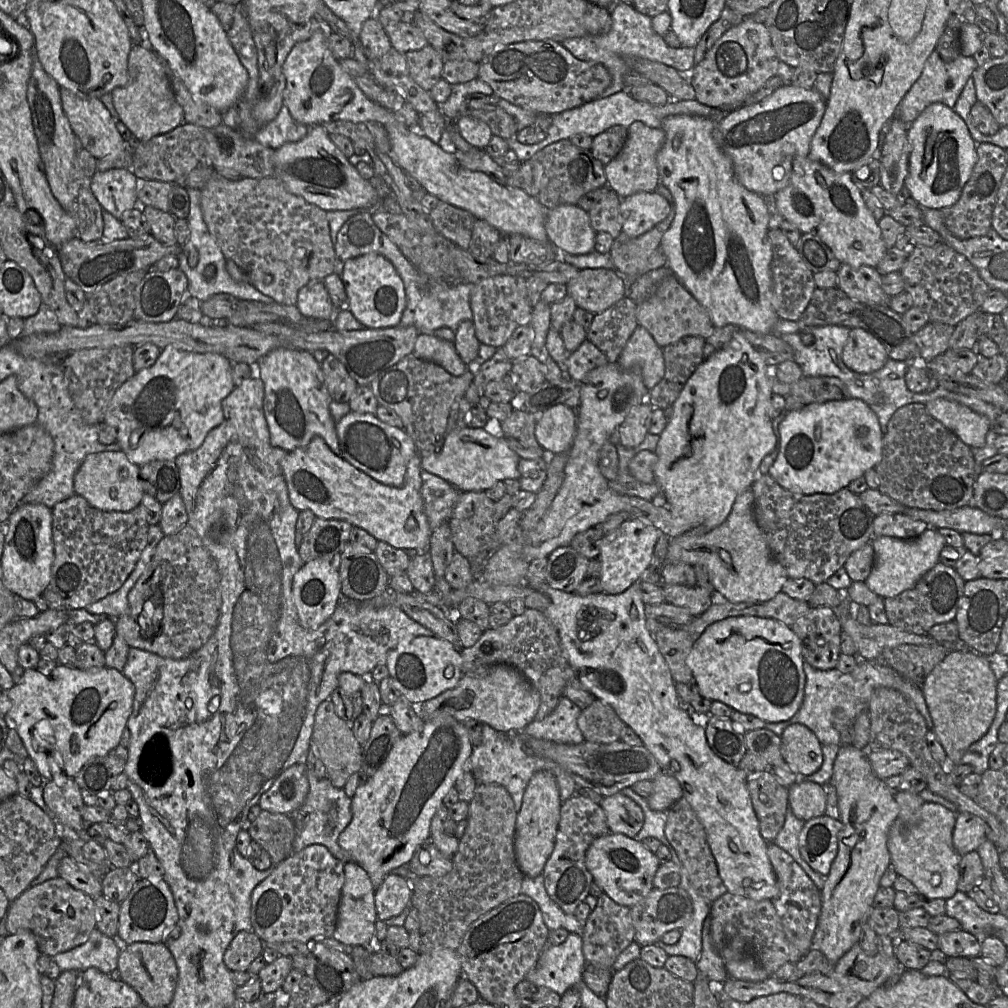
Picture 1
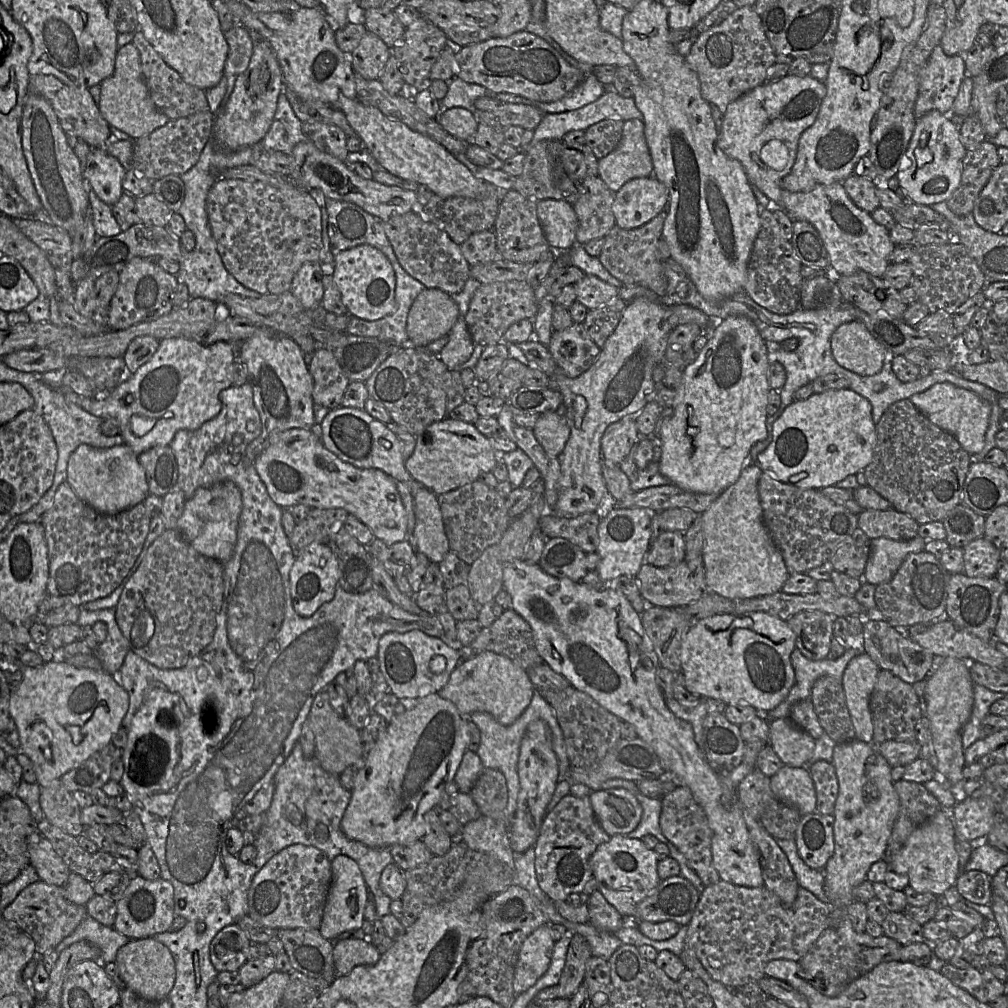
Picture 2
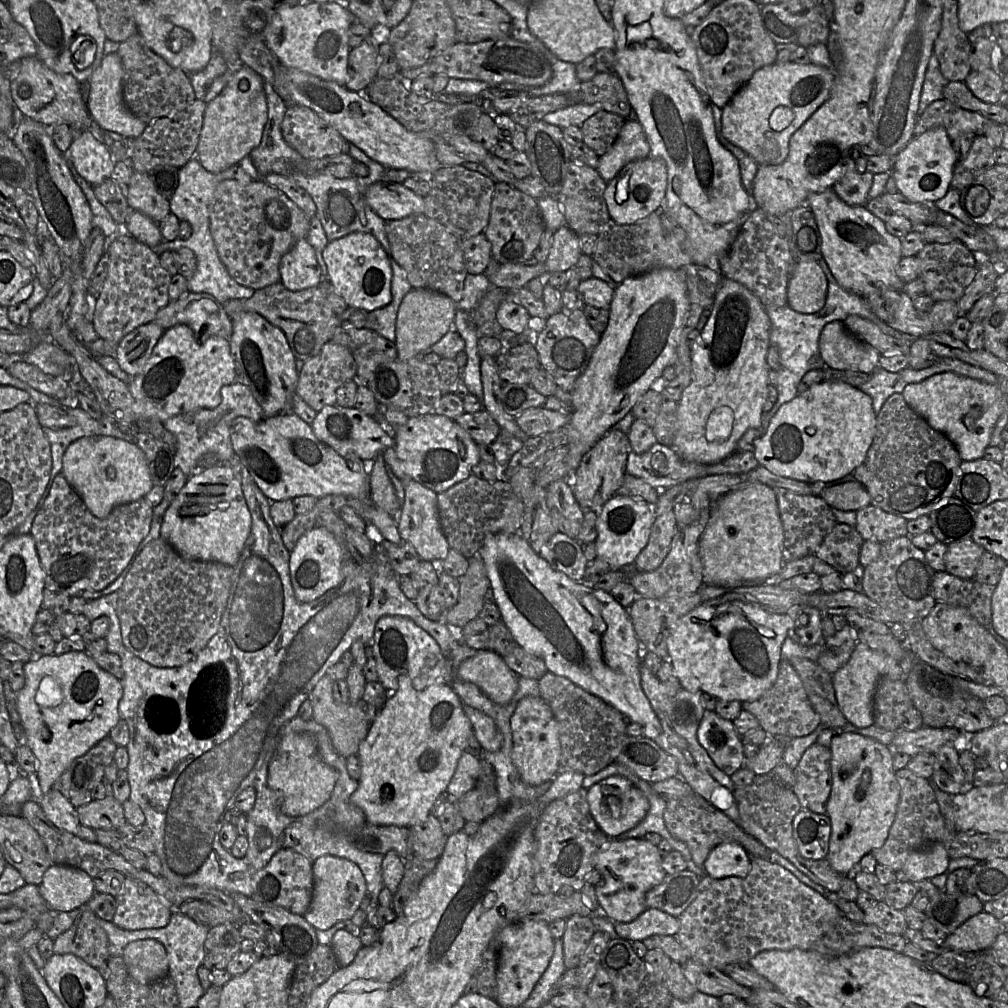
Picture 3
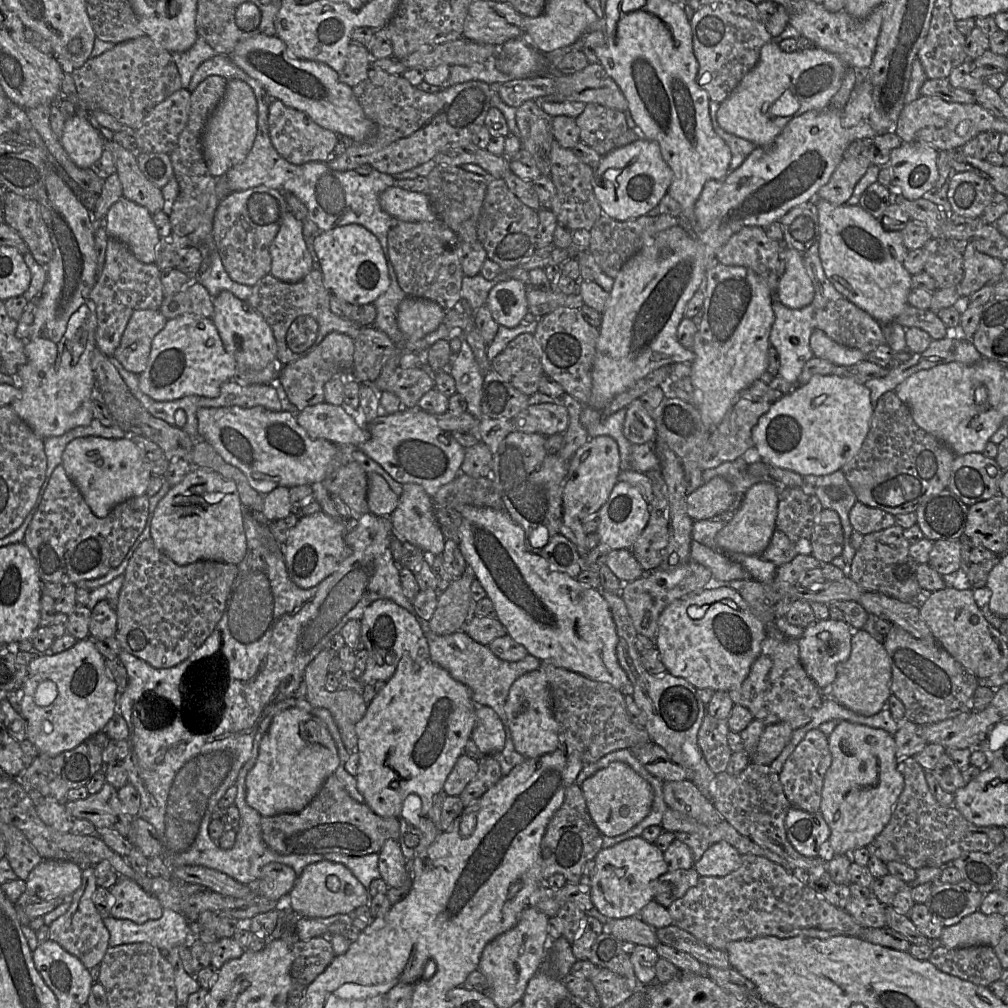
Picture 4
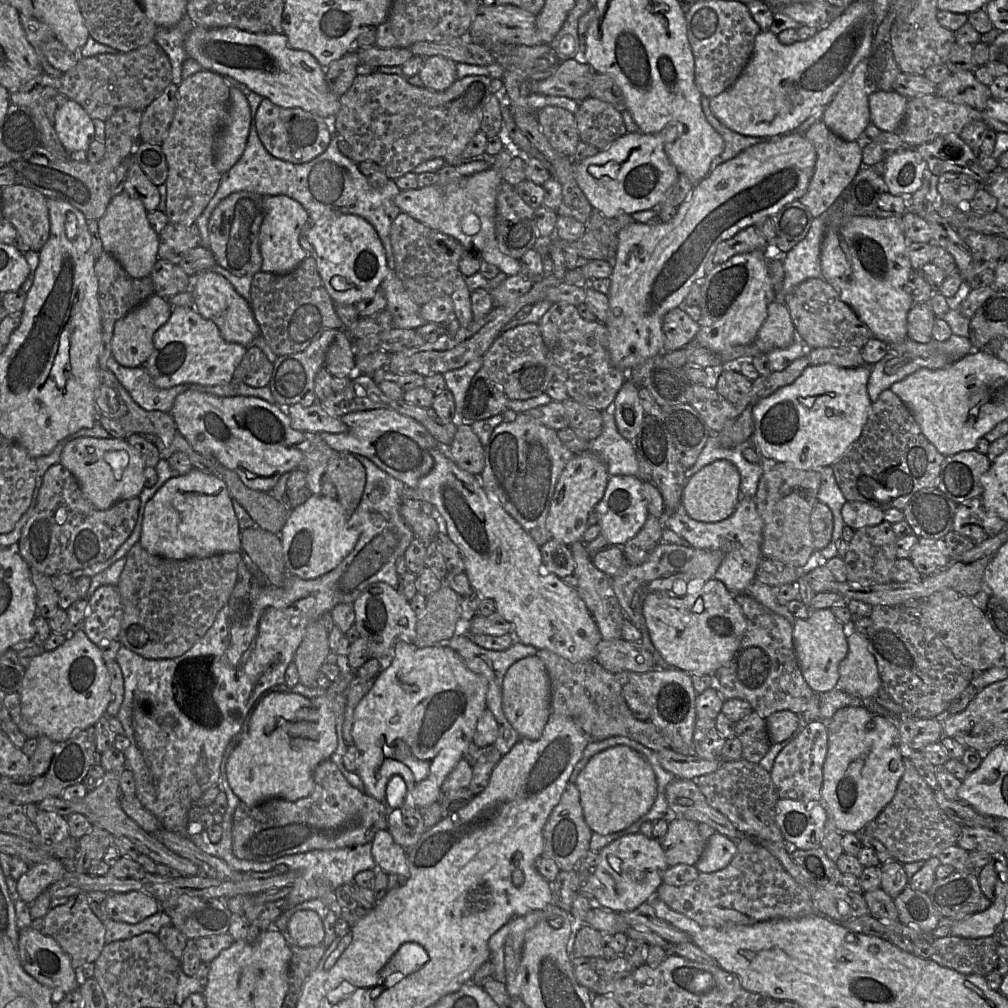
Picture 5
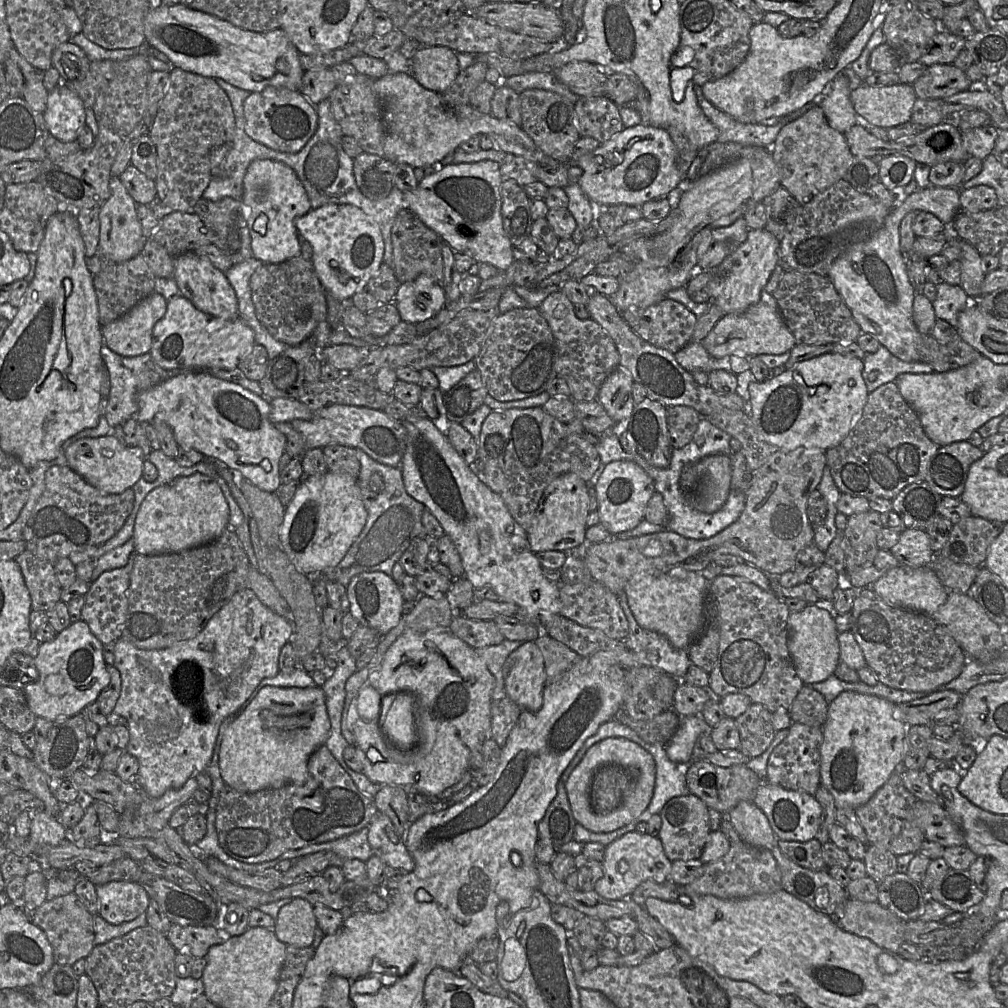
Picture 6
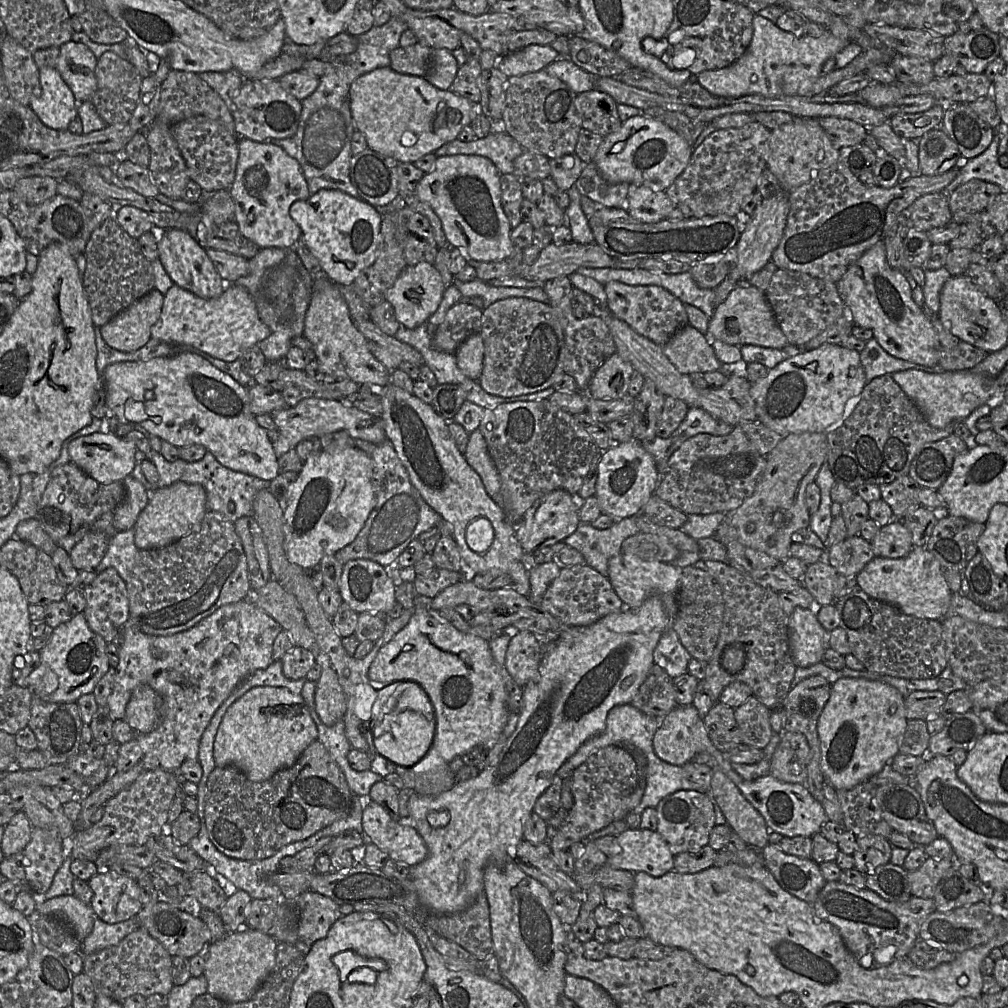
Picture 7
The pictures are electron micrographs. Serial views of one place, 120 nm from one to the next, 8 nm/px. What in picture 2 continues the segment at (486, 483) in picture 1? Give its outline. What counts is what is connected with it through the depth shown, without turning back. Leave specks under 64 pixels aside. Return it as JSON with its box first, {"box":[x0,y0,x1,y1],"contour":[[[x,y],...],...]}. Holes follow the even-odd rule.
{"box":[405,417,498,495],"contour":[[[446,417],[432,423],[416,437],[415,449],[405,460],[405,468],[413,479],[440,495],[472,483],[486,472],[492,472],[498,457],[498,452],[473,424]]]}

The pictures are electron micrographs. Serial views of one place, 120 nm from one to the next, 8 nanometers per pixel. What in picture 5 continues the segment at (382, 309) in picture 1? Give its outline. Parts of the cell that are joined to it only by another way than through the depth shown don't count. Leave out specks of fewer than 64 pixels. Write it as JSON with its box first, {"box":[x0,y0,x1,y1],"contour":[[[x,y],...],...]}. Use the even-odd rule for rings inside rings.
{"box":[307,214,387,305],"contour":[[[341,214],[312,223],[307,231],[307,239],[313,247],[314,259],[319,276],[336,305],[355,305],[372,297],[380,288],[387,273],[385,251],[373,226],[360,216]]]}

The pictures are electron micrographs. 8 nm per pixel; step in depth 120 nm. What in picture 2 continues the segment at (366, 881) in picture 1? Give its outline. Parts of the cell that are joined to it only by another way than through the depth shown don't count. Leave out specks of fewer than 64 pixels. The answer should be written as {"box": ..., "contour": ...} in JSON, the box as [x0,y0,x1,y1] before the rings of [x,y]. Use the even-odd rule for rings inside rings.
{"box":[319,855,369,940],"contour":[[[337,855],[331,860],[331,870],[331,886],[319,927],[321,935],[328,940],[336,938],[345,931],[361,929],[369,894],[362,871],[352,858],[346,855]]]}

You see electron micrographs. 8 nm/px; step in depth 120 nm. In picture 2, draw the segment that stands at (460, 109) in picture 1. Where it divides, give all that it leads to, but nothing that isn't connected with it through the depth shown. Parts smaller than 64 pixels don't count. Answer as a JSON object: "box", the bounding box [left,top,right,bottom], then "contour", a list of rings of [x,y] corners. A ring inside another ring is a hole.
{"box":[440,77,492,113],"contour":[[[455,77],[449,82],[449,90],[440,101],[444,109],[462,107],[475,113],[477,111],[474,105],[476,99],[483,96],[489,97],[491,94],[492,92],[482,85],[468,83]]]}

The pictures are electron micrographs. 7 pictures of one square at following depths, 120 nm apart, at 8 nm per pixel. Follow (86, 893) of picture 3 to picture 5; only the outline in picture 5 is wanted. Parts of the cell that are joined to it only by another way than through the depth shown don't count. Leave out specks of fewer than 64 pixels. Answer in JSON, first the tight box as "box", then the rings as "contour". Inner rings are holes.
{"box":[16,858,67,904],"contour":[[[57,858],[34,864],[16,880],[19,898],[31,904],[52,883],[61,879],[67,869],[67,866]]]}

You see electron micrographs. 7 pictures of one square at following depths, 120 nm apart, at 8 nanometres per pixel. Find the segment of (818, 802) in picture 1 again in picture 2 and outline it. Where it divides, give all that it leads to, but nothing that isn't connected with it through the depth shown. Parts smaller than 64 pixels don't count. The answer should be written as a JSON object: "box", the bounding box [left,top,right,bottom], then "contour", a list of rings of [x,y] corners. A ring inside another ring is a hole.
{"box":[770,765,816,816],"contour":[[[783,765],[770,777],[770,786],[780,802],[794,807],[802,816],[816,812],[815,785],[808,768]]]}

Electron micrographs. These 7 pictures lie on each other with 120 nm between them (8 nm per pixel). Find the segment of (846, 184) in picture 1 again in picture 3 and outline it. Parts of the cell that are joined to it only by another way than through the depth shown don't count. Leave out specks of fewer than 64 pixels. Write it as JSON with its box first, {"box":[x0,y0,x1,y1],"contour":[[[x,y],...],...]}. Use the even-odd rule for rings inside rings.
{"box":[805,188,905,299],"contour":[[[832,188],[810,195],[805,204],[812,210],[821,234],[822,258],[843,289],[864,299],[868,286],[903,290],[905,283],[896,274],[902,258],[901,239],[890,234],[882,220],[865,206],[846,204]]]}

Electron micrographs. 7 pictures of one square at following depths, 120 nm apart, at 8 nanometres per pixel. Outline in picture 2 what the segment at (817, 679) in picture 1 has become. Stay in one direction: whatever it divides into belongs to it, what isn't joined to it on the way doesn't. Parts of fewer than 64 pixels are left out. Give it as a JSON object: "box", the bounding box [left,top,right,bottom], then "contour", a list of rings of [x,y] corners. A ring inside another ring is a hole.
{"box":[760,642,865,722],"contour":[[[857,642],[856,644],[853,644],[853,646],[846,648],[845,653],[836,659],[827,657],[826,659],[823,660],[811,660],[806,658],[798,648],[795,648],[790,656],[791,664],[795,671],[795,682],[787,698],[775,709],[769,711],[768,713],[760,713],[760,714],[765,714],[765,719],[768,722],[779,718],[788,718],[790,710],[795,703],[801,700],[810,699],[812,687],[817,679],[819,679],[822,676],[833,676],[836,679],[842,680],[843,673],[850,660],[856,655],[860,654],[861,652],[865,652],[865,651],[863,650],[863,647],[859,646],[859,642]]]}

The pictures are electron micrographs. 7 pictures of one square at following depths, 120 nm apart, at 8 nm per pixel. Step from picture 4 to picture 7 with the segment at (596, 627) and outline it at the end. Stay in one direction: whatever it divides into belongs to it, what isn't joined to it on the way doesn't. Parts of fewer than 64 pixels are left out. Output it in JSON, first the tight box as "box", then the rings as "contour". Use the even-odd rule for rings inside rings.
{"box":[380,383,530,597],"contour":[[[392,383],[383,387],[380,397],[382,402],[381,419],[384,423],[387,439],[391,441],[400,461],[408,472],[410,482],[424,501],[443,519],[453,525],[453,538],[464,563],[475,573],[499,569],[509,574],[512,578],[509,588],[527,597],[530,593],[529,571],[521,562],[525,552],[514,535],[516,523],[508,519],[505,511],[488,495],[479,474],[468,464],[464,454],[457,448],[448,421],[440,416],[431,404],[423,402],[414,394],[406,392]],[[478,518],[488,519],[494,530],[493,542],[484,553],[473,551],[466,540],[466,530],[469,523]]]}

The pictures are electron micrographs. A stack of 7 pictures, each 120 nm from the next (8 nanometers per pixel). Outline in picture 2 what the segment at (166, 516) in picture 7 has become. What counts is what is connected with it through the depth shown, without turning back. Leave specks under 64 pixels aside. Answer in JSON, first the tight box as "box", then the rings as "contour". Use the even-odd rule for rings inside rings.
{"box":[176,481,241,565],"contour":[[[224,481],[209,487],[201,487],[185,501],[176,530],[197,552],[224,565],[234,553],[241,511],[241,492],[234,483]]]}

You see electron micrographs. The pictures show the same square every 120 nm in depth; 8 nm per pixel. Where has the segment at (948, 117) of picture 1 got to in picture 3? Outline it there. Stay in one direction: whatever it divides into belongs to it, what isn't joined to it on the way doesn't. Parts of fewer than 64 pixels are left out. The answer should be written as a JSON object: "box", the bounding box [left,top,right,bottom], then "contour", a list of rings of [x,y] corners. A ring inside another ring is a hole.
{"box":[891,127,955,203],"contour":[[[936,127],[912,138],[895,157],[891,171],[898,192],[917,203],[933,203],[945,196],[951,187],[955,168],[952,140],[943,127]]]}

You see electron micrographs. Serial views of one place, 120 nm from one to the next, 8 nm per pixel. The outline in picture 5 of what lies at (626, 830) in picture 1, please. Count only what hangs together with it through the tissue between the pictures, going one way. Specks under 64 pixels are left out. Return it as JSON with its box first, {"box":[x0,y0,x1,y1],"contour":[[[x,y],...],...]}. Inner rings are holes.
{"box":[575,745,657,835],"contour":[[[626,745],[605,749],[588,761],[575,785],[580,793],[583,815],[590,829],[609,835],[630,827],[649,812],[657,797],[656,775],[648,761]]]}

